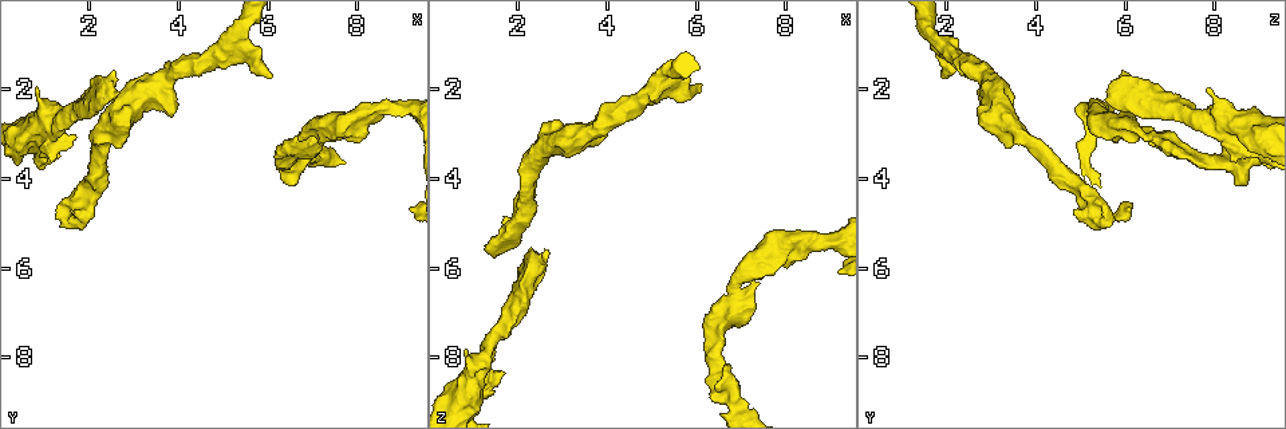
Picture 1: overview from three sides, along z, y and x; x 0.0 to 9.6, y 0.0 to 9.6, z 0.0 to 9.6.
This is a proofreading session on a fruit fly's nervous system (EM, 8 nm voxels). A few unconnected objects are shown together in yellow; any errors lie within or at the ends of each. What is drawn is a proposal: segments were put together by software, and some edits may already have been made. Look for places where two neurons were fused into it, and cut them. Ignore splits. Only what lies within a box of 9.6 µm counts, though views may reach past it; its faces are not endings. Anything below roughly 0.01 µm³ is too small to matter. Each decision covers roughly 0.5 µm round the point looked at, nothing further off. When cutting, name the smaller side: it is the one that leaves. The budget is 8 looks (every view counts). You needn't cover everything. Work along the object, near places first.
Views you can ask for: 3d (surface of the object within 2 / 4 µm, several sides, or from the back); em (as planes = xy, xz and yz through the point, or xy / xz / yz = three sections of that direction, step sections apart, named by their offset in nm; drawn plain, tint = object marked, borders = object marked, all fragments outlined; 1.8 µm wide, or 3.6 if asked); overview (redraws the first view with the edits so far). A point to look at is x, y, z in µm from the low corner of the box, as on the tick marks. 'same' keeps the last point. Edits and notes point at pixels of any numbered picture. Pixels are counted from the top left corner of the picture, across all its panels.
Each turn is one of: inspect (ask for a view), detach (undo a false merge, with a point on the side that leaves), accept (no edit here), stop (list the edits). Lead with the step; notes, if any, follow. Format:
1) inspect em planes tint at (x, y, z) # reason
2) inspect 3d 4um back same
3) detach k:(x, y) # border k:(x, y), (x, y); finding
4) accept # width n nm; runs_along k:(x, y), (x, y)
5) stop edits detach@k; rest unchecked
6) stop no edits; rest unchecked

inspect 3d 4um back at (0.90, 3.10, 9.00) # arms run side by side

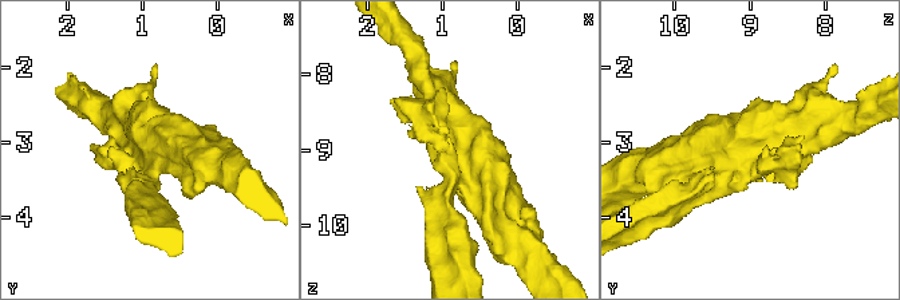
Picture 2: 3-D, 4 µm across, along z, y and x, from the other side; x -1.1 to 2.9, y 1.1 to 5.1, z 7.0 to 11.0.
inspect em 3.6um planes borders at (0.95, 3.15, 8.95) # arms 4

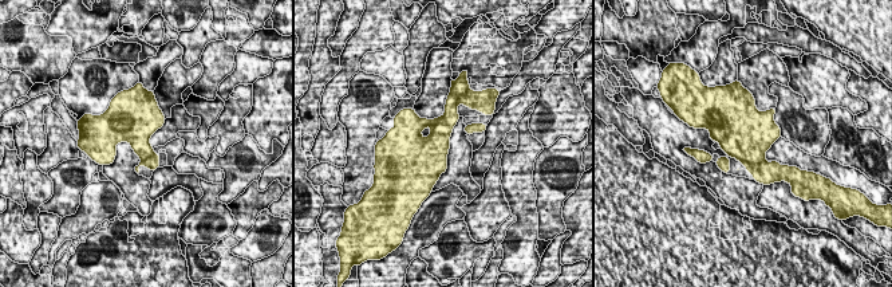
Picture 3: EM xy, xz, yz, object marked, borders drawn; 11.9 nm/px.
detach 3:(766, 173) # border 3:(765, 160), (748, 162); two neurons meet here

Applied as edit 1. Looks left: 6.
inspect em planes borders at (2.40, 2.05, 5.90) # calibre changes

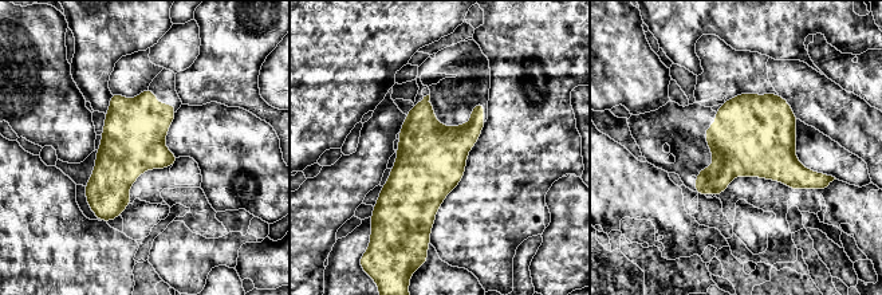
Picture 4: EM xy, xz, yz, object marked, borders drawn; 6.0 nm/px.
accept # all the same neuron

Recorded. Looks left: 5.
inspect em yz step 4 tint at (6.60, 3.65, 8.45) # arms part here

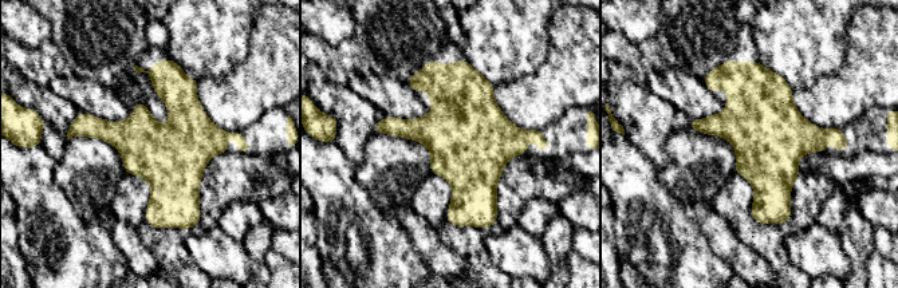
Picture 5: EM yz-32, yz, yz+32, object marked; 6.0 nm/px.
accept # continuous, no second neuron

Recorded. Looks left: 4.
stop edits detach@3; rest unchecked

